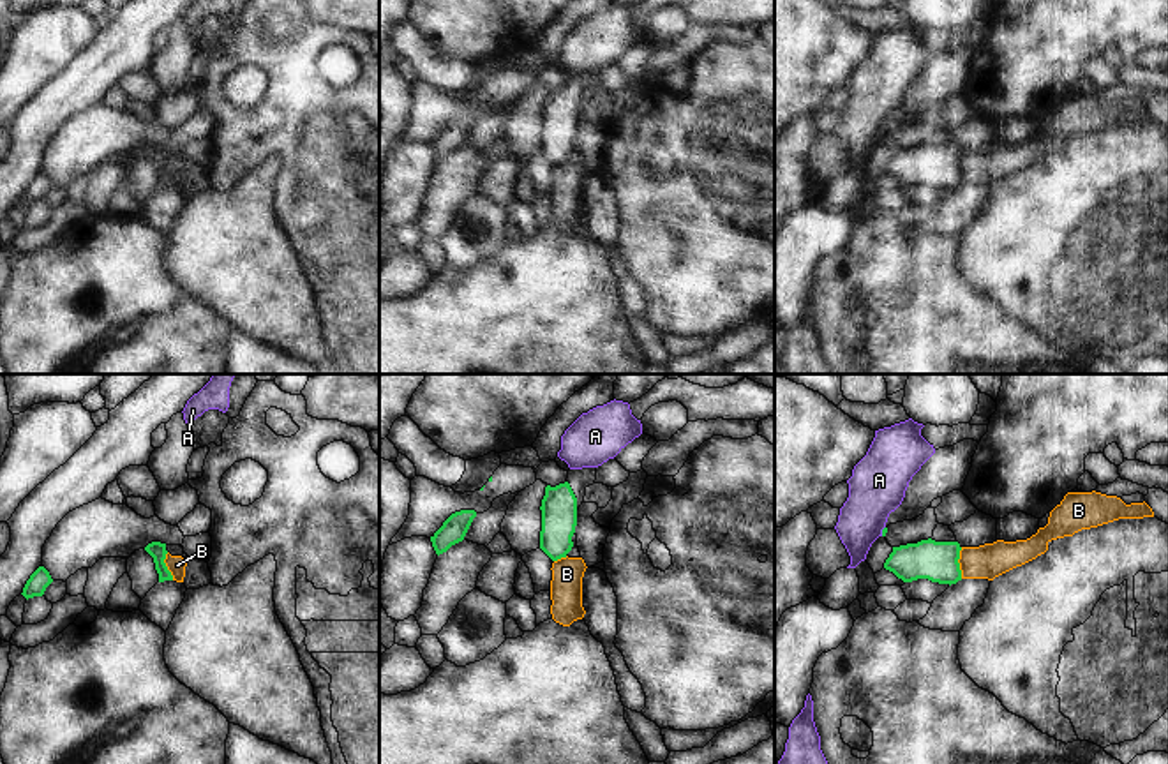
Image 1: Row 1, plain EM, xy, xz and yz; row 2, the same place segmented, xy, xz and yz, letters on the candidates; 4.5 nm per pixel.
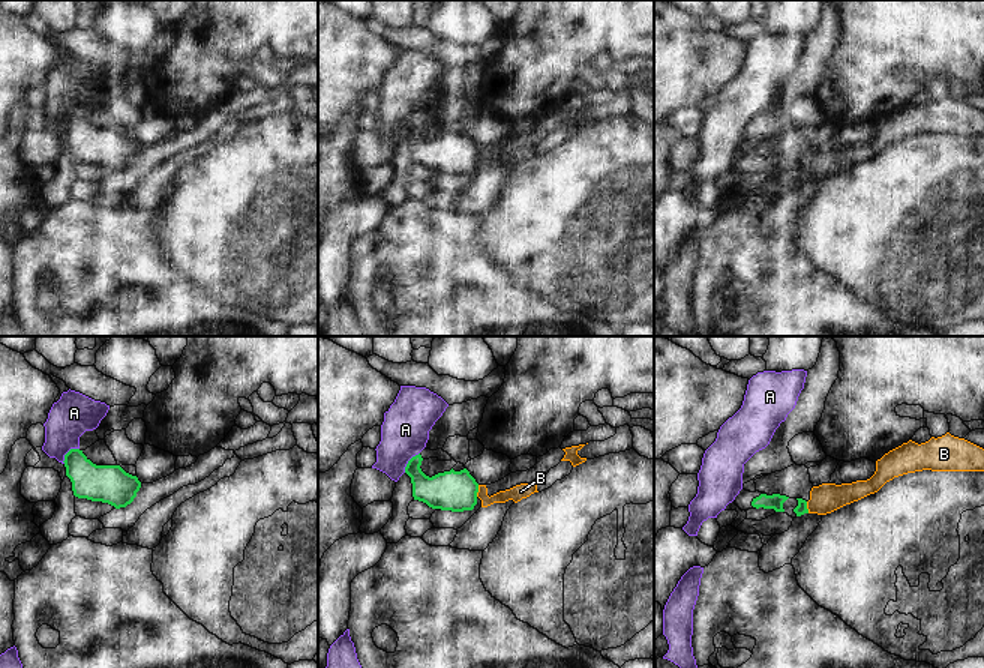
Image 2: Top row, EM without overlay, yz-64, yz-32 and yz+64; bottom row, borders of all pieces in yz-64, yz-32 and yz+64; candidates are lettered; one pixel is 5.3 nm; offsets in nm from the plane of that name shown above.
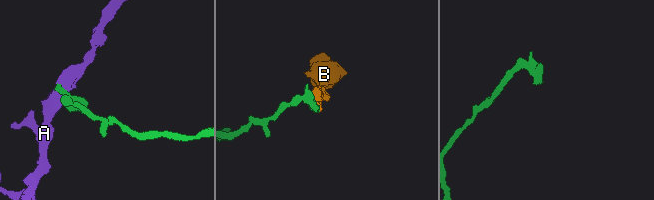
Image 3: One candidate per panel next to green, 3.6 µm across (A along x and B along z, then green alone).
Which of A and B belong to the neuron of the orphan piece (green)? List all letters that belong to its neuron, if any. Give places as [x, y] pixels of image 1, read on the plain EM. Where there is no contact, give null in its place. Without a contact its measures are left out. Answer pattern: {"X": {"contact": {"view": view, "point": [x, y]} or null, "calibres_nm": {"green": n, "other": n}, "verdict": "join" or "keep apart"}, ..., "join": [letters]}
{"A": {"contact": {"view": "yz", "point": [883, 136]}, "calibres_nm": {"green": 20, "other": 260}, "verdict": "keep apart"}, "B": {"contact": {"view": "yz", "point": [958, 168]}, "calibres_nm": {"green": 190, "other": 160}, "verdict": "keep apart"}, "join": []}

